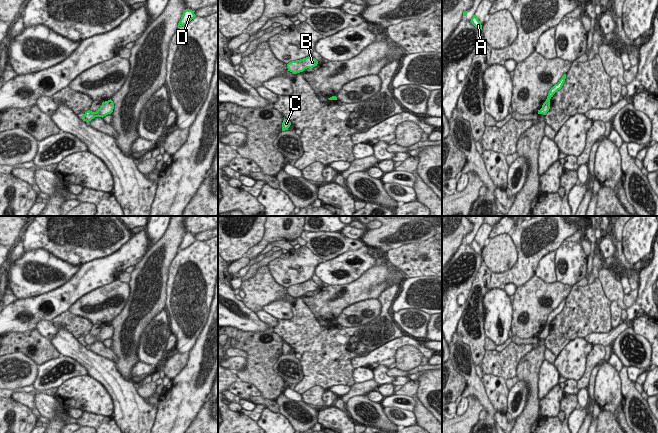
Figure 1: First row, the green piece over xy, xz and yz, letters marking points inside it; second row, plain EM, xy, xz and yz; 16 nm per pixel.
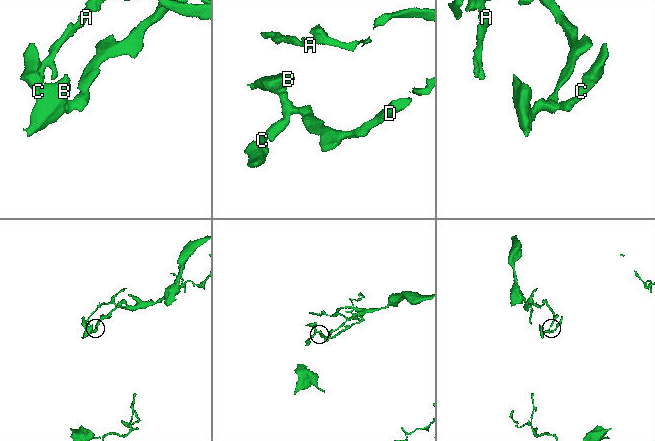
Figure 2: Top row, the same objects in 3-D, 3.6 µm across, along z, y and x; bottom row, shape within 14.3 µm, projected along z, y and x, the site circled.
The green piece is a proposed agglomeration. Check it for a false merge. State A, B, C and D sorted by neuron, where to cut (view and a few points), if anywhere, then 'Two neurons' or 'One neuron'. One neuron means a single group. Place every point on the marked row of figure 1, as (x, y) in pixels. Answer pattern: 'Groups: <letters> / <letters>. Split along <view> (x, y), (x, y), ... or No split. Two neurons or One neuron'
Groups: A D / B C. Split along yz (546, 99), (549, 100). Two neurons.

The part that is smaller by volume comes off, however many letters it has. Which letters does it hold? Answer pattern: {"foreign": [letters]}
{"foreign": ["B", "C"]}

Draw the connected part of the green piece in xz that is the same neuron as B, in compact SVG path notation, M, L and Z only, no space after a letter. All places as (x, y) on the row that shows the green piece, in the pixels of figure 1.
M311 55L296 61L291 61L287 64L288 71L293 74L303 72L307 68L313 68L317 66L318 61L313 58Z

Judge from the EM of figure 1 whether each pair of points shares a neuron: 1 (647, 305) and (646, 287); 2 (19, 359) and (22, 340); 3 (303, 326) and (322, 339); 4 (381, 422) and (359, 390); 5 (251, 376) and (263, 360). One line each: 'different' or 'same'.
1: same
2: different
3: same
4: different
5: same

